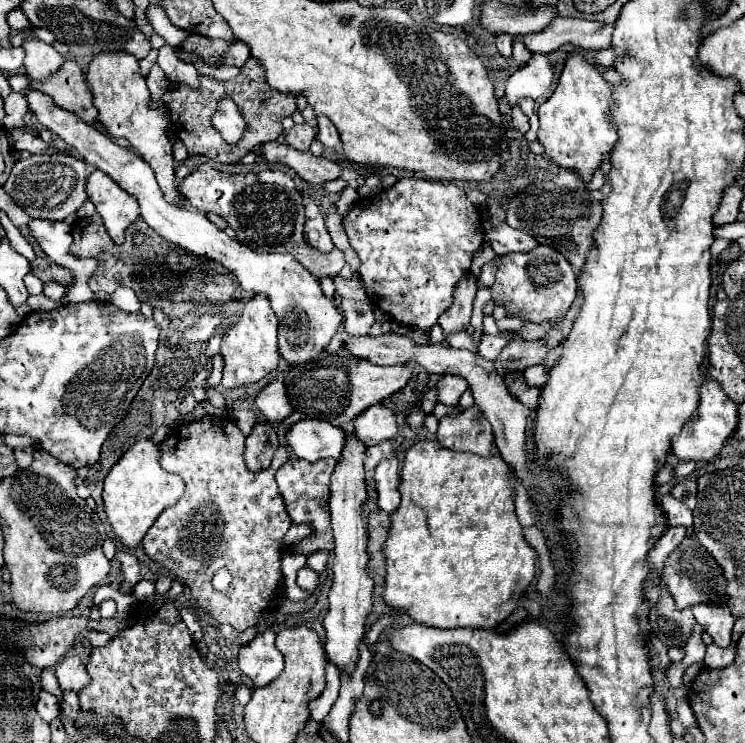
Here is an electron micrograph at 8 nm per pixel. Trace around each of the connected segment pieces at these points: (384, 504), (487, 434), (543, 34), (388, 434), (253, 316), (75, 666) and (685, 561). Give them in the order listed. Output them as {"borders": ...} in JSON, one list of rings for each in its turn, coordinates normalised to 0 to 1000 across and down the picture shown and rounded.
{"borders":[[[[514,616],[503,630],[503,649],[506,649],[506,681],[517,689],[528,689],[536,684],[536,616]]],[[[643,546],[621,549],[613,560],[595,560],[589,565],[589,579],[584,587],[595,603],[659,614],[662,579]]],[[[742,24],[737,38],[702,48],[702,59],[710,70],[737,73],[758,59],[769,59],[783,67],[820,65],[823,35],[774,27],[774,24]]],[[[503,544],[474,565],[474,581],[490,600],[501,600],[514,592],[525,592],[533,584],[530,557],[519,546]]],[[[356,398],[337,401],[323,423],[318,439],[313,439],[297,458],[297,482],[299,482],[299,511],[302,522],[318,522],[326,517],[348,514],[374,490],[372,468],[372,425],[364,420],[361,404]]],[[[103,880],[98,883],[87,883],[77,899],[74,899],[74,910],[79,915],[82,929],[111,929],[119,921],[119,907],[114,902],[114,894],[109,891],[109,886]]],[[[919,724],[895,751],[890,764],[890,783],[895,794],[901,797],[906,816],[911,821],[933,816],[936,810],[976,810],[973,805],[973,778],[965,764],[965,759],[957,754],[957,748],[933,727]]]]}

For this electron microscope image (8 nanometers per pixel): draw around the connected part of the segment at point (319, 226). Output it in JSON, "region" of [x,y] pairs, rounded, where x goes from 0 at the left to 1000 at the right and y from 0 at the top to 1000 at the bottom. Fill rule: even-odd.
{"region":[[[434,291],[412,296],[412,301],[409,301],[409,323],[428,339],[444,339],[447,336],[447,326],[444,326],[444,318],[439,312]]]}

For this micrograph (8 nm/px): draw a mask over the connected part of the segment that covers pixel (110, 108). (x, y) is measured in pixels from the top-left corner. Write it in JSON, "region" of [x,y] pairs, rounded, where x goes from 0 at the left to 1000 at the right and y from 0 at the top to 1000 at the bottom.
{"region":[[[133,73],[119,86],[117,113],[125,124],[125,140],[133,148],[130,162],[141,170],[144,180],[173,188],[173,194],[187,205],[187,210],[205,226],[216,258],[227,275],[235,275],[240,280],[256,280],[254,272],[246,269],[246,261],[232,248],[235,215],[230,188],[221,180],[221,170],[227,170],[227,153],[221,145],[203,148],[197,143],[200,121],[195,105],[187,100],[187,83],[173,73]]]}

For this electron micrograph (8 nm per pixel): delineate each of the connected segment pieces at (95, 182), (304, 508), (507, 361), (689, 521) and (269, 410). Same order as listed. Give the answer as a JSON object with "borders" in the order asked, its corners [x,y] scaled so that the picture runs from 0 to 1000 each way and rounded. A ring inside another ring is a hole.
{"borders":[[[[128,229],[119,237],[117,261],[136,288],[144,315],[152,320],[154,328],[165,328],[168,310],[181,301],[189,288],[184,269],[176,266],[149,237],[136,229]]],[[[393,616],[385,624],[380,624],[369,639],[374,665],[380,668],[383,684],[393,700],[393,705],[417,705],[426,716],[443,708],[443,689],[440,684],[443,668],[444,639],[450,630],[450,618],[431,618],[426,622],[412,622]]],[[[689,458],[683,460],[670,482],[664,485],[664,495],[672,506],[689,498],[705,498],[715,490],[723,490],[734,479],[734,468],[718,458],[718,460],[705,460],[705,458]]],[[[895,662],[890,670],[887,670],[887,686],[893,689],[893,697],[895,697],[895,705],[898,708],[909,708],[909,705],[917,705],[922,708],[925,719],[930,719],[930,692],[928,686],[909,670],[903,670],[901,662]]],[[[369,511],[369,514],[358,517],[350,525],[350,530],[345,533],[342,546],[356,560],[356,565],[366,568],[366,571],[377,568],[393,557],[391,541],[385,538],[385,522],[383,522],[380,511]]]]}

